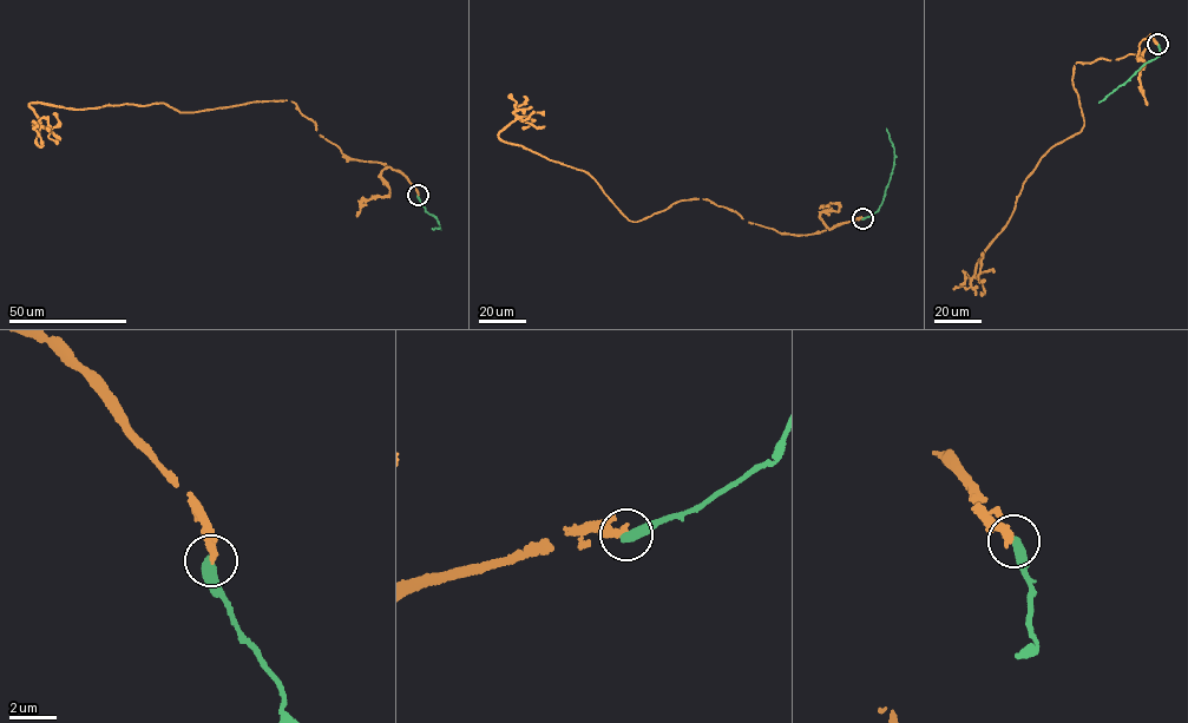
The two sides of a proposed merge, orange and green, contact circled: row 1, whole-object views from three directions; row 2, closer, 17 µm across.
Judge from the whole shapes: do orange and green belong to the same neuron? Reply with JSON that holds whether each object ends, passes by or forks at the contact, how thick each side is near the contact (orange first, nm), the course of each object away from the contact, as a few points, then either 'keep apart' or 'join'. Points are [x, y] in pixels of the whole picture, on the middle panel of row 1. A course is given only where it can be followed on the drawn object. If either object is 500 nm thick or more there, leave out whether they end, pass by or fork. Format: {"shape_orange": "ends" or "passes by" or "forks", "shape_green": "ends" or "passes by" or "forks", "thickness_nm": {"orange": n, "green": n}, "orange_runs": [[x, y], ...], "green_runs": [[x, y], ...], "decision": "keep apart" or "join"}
{"shape_orange": "ends", "shape_green": "ends", "thickness_nm": {"orange": 320, "green": 480}, "orange_runs": [[862, 218], [791, 235], [698, 198], [635, 222], [586, 172], [500, 139], [524, 116], [531, 122], [523, 129]], "green_runs": [[862, 218], [878, 210], [893, 166], [894, 152], [886, 129]], "decision": "keep apart"}

